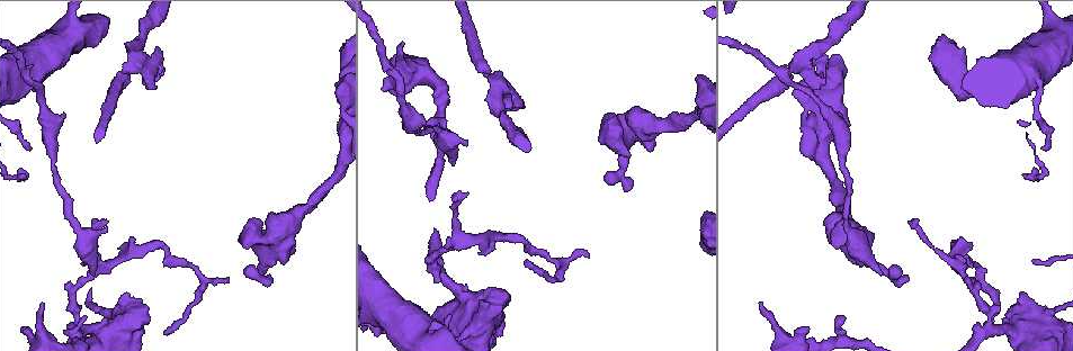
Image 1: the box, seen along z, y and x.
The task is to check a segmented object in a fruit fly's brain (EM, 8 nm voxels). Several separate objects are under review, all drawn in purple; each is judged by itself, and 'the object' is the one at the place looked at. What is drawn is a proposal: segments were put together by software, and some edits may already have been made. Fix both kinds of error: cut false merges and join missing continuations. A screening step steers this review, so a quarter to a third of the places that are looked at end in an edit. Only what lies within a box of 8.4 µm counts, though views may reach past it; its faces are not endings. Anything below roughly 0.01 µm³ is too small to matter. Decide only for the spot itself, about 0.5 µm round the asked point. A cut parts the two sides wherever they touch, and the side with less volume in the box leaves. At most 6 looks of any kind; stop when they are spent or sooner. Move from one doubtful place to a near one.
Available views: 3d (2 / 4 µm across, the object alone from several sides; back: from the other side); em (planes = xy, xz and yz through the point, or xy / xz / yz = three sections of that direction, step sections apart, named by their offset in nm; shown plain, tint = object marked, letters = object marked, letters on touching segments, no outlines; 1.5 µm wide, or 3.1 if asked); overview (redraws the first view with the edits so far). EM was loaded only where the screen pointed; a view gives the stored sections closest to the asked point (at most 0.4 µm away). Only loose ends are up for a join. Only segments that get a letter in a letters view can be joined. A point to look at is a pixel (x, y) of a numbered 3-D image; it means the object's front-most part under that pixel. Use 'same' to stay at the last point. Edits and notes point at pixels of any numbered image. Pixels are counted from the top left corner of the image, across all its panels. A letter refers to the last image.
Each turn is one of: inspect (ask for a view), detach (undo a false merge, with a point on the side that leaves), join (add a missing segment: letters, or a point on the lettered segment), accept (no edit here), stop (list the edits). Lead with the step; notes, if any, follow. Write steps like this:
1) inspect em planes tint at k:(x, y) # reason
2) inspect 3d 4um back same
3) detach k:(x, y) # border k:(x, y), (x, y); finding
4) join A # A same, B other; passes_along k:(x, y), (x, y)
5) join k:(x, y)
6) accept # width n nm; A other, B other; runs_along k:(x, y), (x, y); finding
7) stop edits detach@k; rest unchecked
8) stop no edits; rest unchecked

inspect 3d 2um at 1:(31, 149) # free end

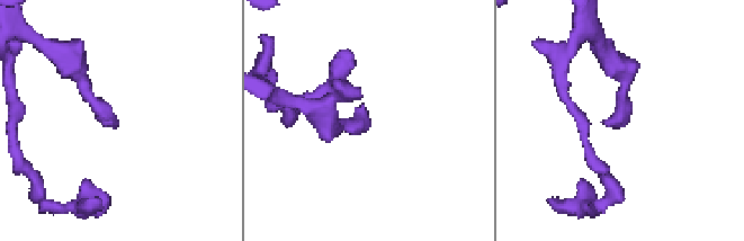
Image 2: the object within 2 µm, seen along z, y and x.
inspect em planes plain at 2:(115, 129)

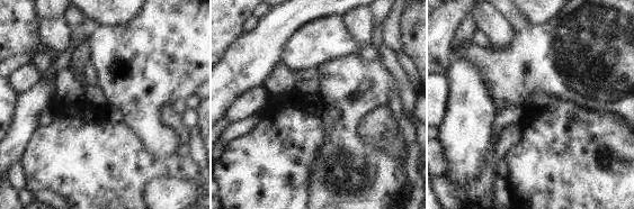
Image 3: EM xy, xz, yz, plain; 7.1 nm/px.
inspect em planes letters same # see the neighbours

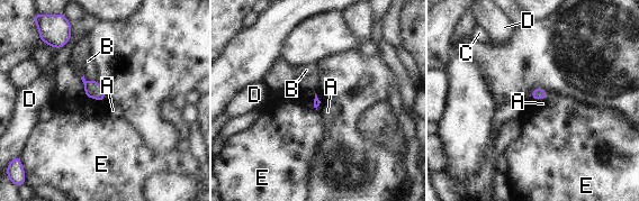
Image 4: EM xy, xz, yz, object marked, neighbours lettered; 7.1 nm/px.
accept # A other, B other, C other, D other, E other; border 4:(98, 100), (101, 102); no lettered segment goes on from it

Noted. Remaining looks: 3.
inspect 3d 4um at 1:(971, 278) # branch stops here

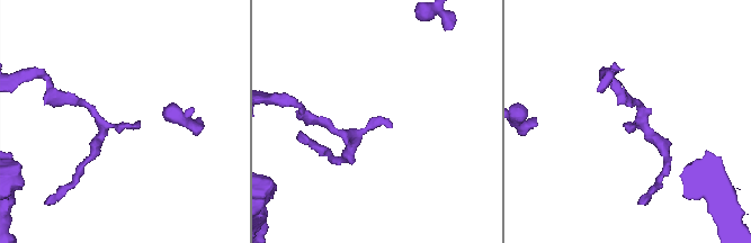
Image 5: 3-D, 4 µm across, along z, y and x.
inspect em planes letters at 5:(392, 126) # shape alone is not enough

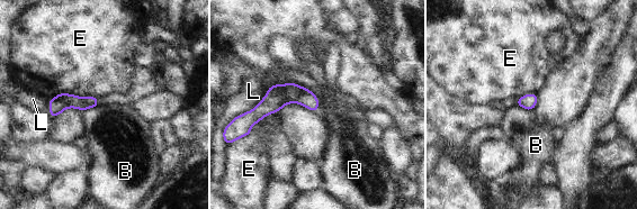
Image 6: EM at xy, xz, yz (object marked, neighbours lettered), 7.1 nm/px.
accept # width 100 nm; B other, E other, L other; border 6:(98, 105), (83, 111); none of them fits

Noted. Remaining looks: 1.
stop no edits; rest unchecked

